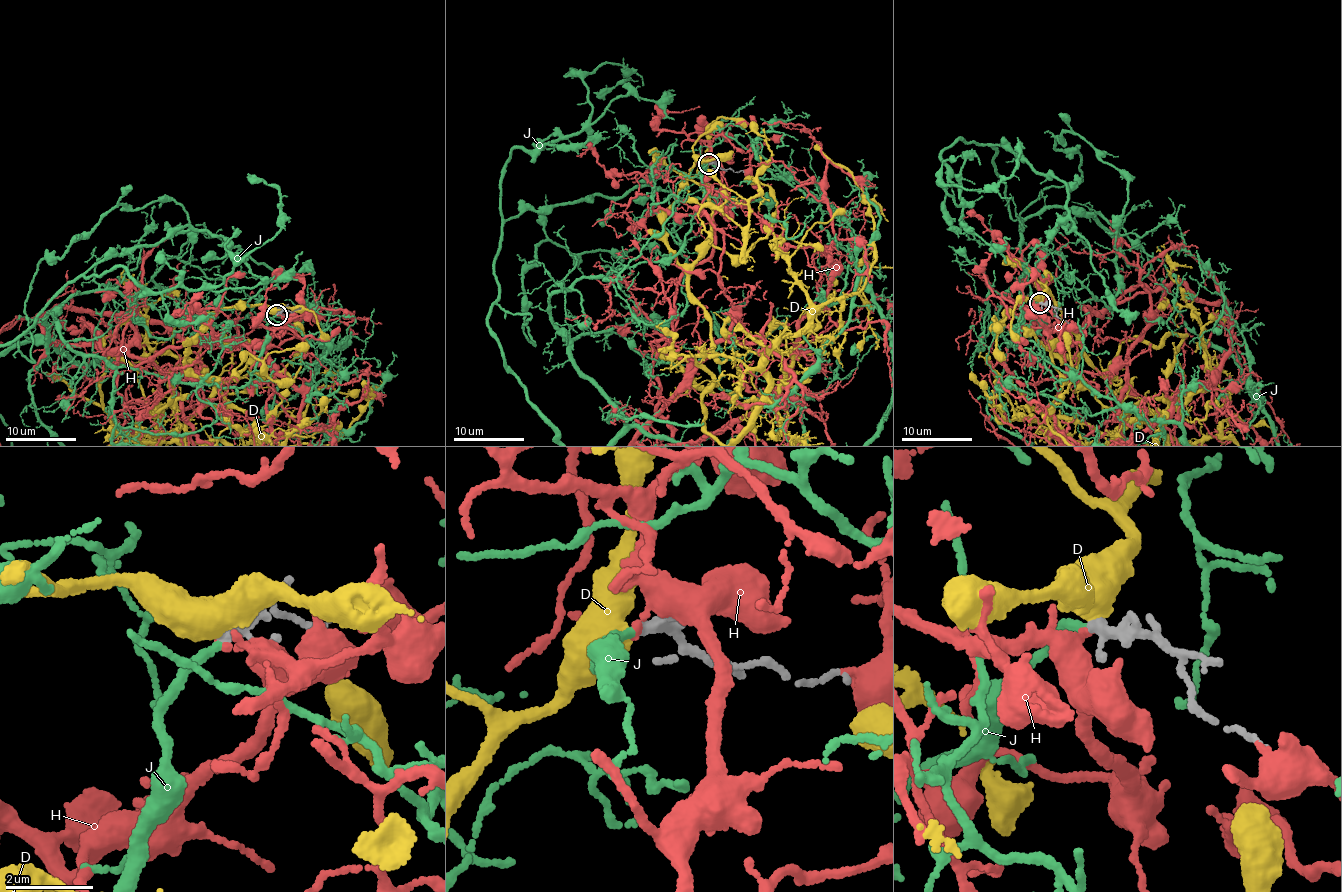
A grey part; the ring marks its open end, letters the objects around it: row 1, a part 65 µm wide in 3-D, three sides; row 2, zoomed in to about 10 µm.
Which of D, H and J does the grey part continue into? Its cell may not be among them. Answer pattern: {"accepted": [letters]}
{"accepted": ["J"]}

